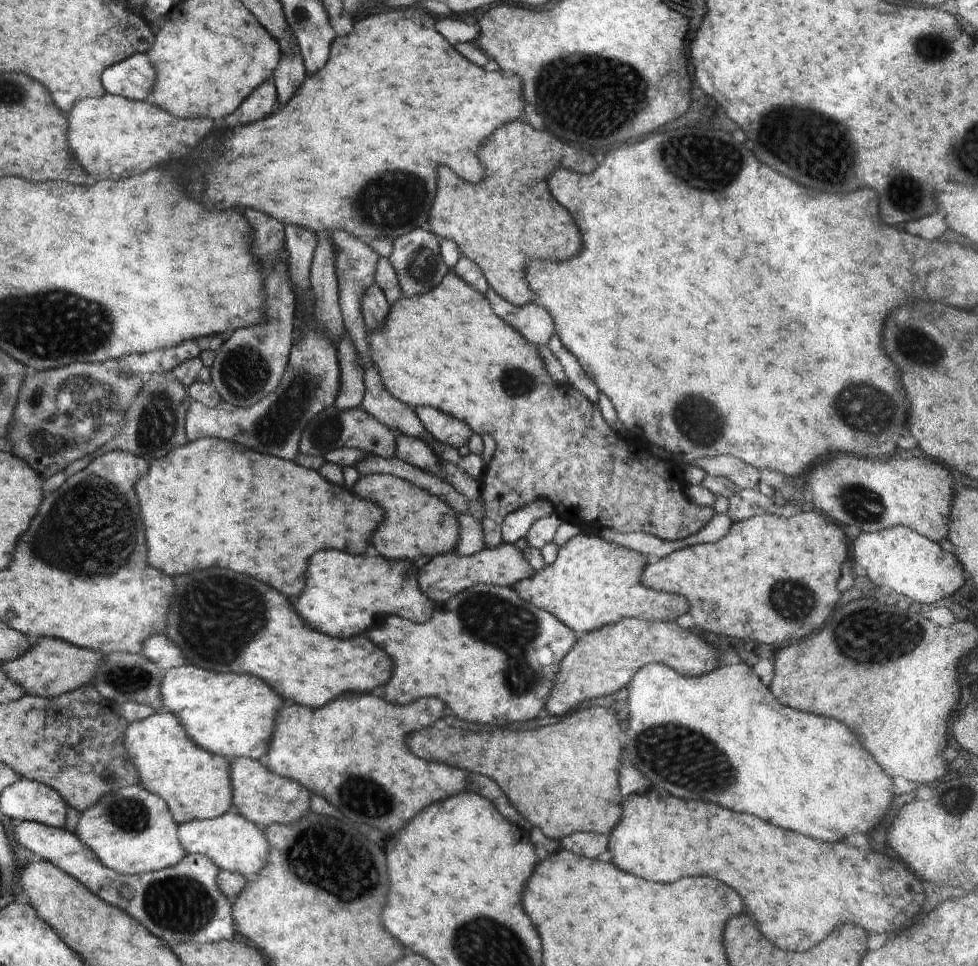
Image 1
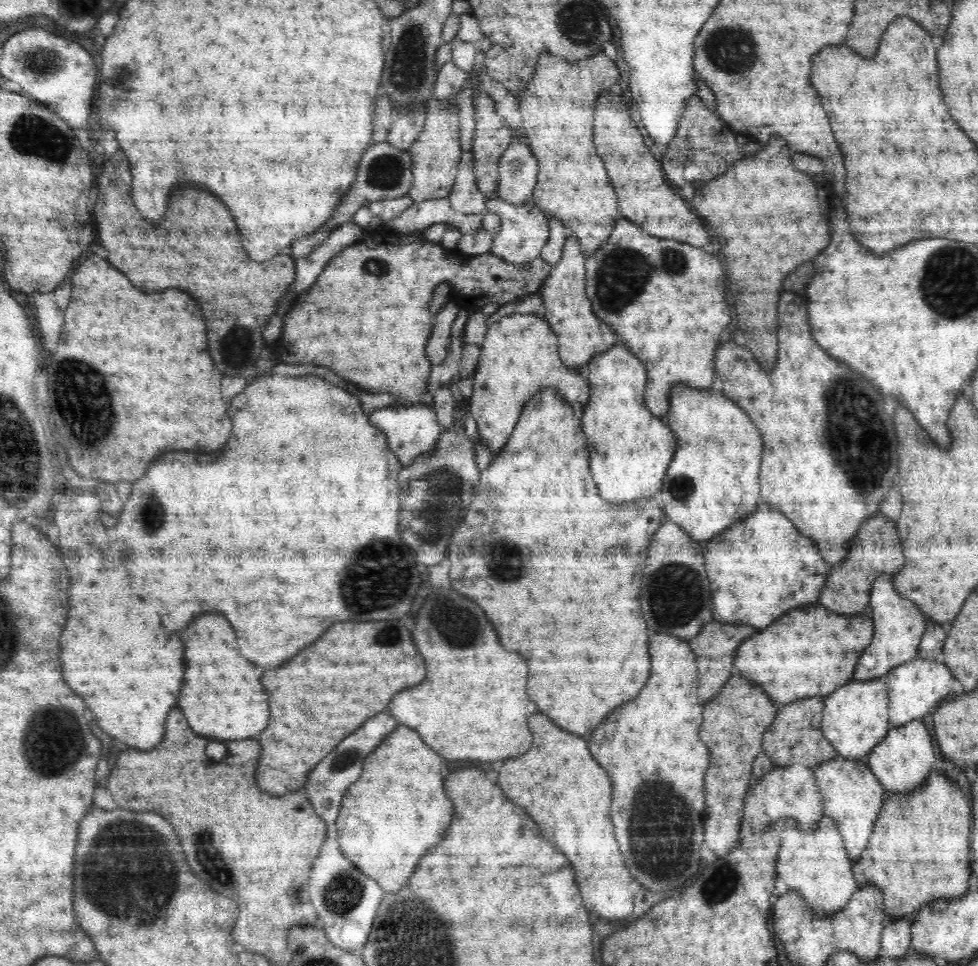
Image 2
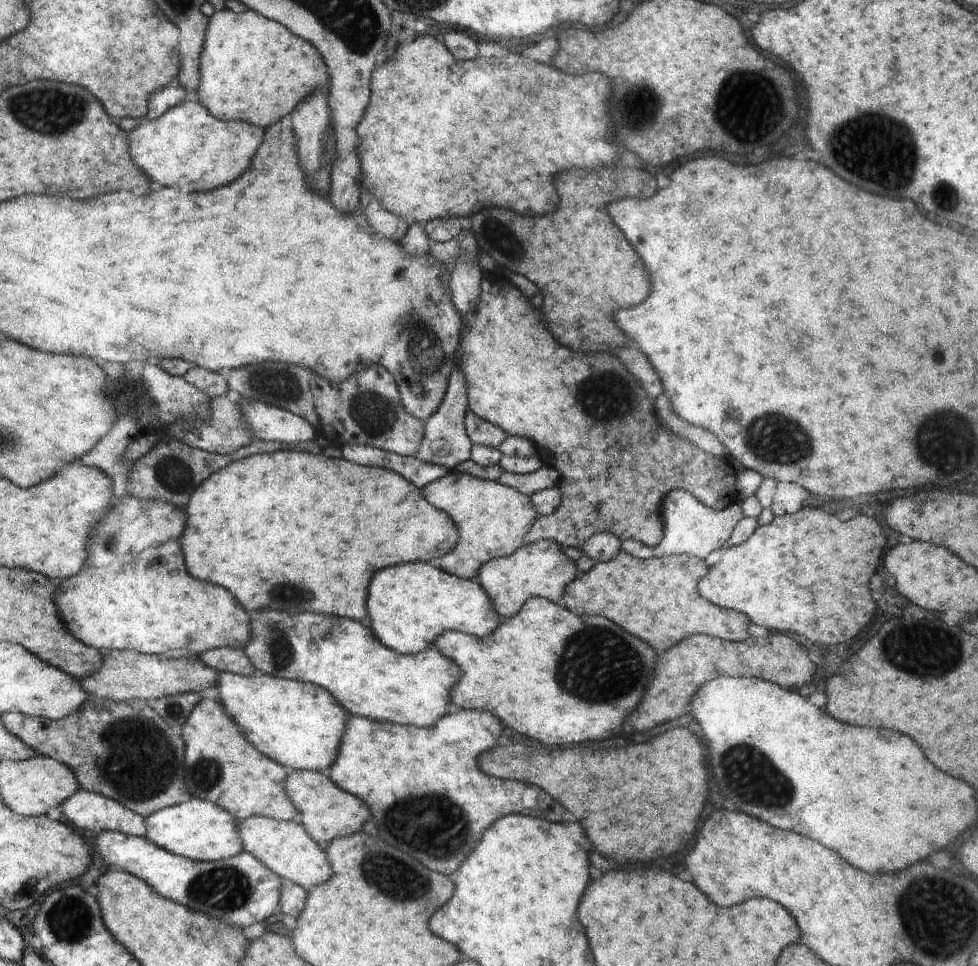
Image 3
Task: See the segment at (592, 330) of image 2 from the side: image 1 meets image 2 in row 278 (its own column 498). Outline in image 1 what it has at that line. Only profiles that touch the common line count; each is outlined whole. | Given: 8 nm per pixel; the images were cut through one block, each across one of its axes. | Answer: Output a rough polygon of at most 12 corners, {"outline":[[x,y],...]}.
{"outline":[[513,543],[432,556],[419,589],[435,604],[478,583],[513,587],[535,570]]}

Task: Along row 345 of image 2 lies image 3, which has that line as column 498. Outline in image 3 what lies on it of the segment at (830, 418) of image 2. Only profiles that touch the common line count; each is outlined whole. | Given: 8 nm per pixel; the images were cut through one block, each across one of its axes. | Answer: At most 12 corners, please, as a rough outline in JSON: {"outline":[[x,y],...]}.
{"outline":[[350,716],[326,771],[378,835],[450,876],[509,814],[560,822],[488,776],[496,716]]}

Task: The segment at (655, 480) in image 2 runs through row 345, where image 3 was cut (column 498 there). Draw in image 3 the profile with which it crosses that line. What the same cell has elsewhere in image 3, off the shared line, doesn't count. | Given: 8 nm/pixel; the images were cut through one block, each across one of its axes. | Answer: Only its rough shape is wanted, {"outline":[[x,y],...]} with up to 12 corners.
{"outline":[[434,562],[374,572],[367,625],[403,655],[502,618],[473,579]]}

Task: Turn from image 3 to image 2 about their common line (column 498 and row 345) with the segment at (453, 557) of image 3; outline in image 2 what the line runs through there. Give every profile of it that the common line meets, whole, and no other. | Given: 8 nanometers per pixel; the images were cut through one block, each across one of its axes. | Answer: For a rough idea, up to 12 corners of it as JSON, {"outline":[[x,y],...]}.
{"outline":[[536,314],[489,325],[468,409],[493,458],[532,394],[589,383]]}

